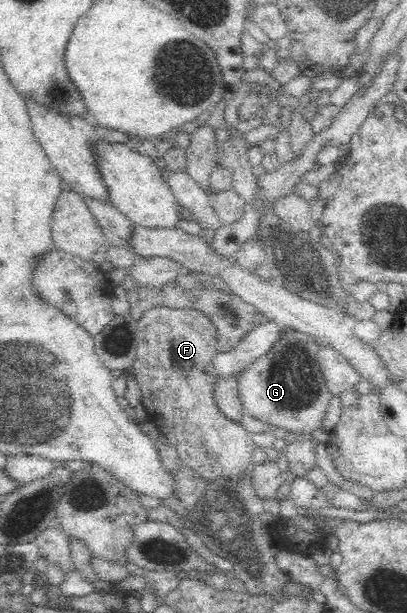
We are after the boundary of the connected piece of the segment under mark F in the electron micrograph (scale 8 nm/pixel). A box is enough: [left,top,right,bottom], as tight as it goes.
[133,303,255,482]

